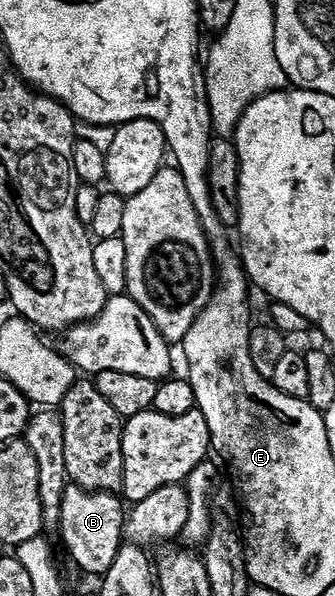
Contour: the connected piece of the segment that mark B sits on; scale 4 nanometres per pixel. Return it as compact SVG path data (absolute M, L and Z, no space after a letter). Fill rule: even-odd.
M69 482L63 490L62 506L59 509L57 528L69 556L85 572L94 578L105 575L115 562L125 535L126 505L120 495L111 492L92 492ZM122 504L122 505L121 505Z

